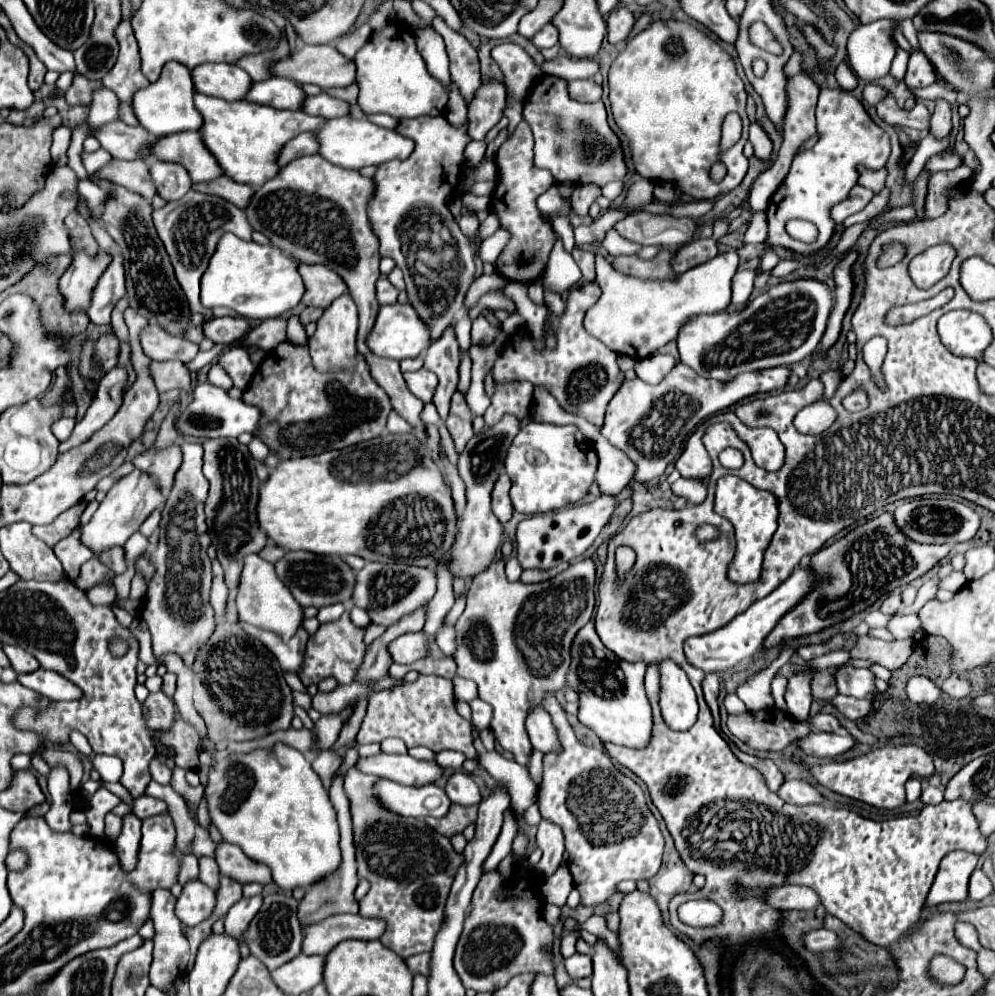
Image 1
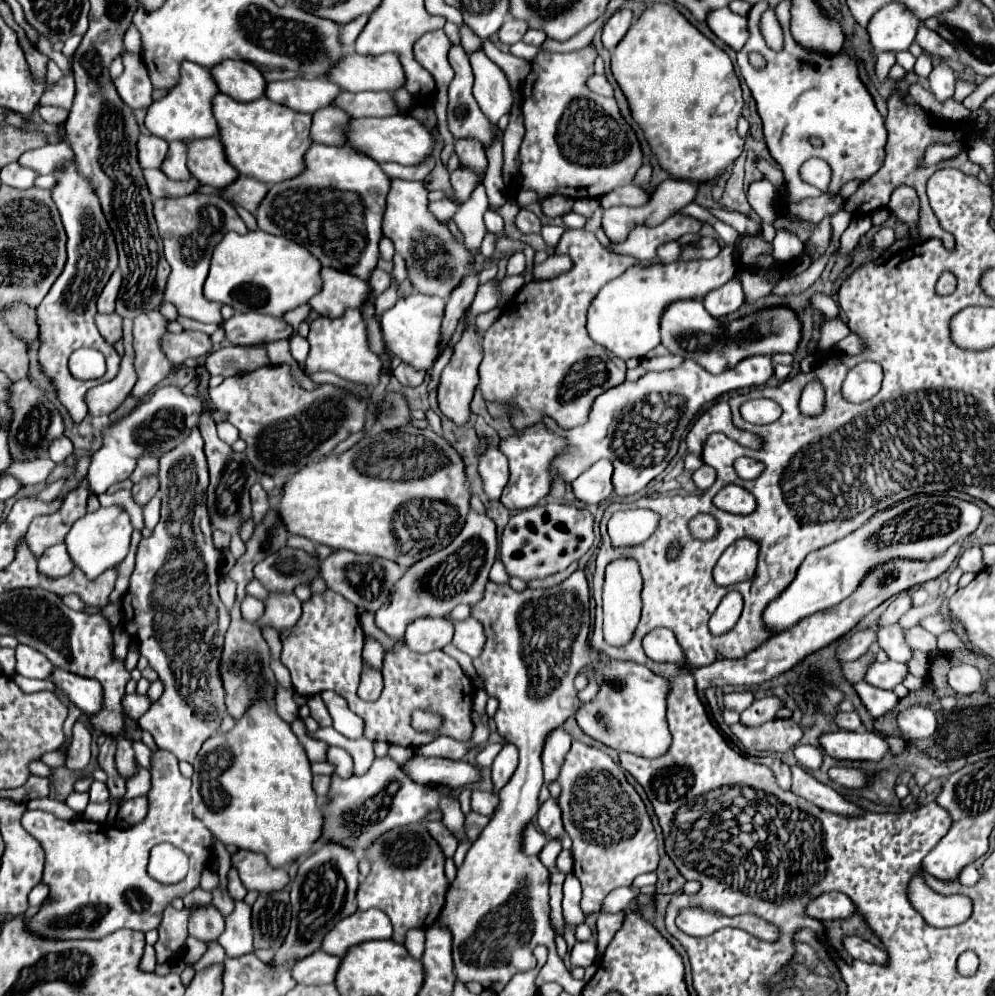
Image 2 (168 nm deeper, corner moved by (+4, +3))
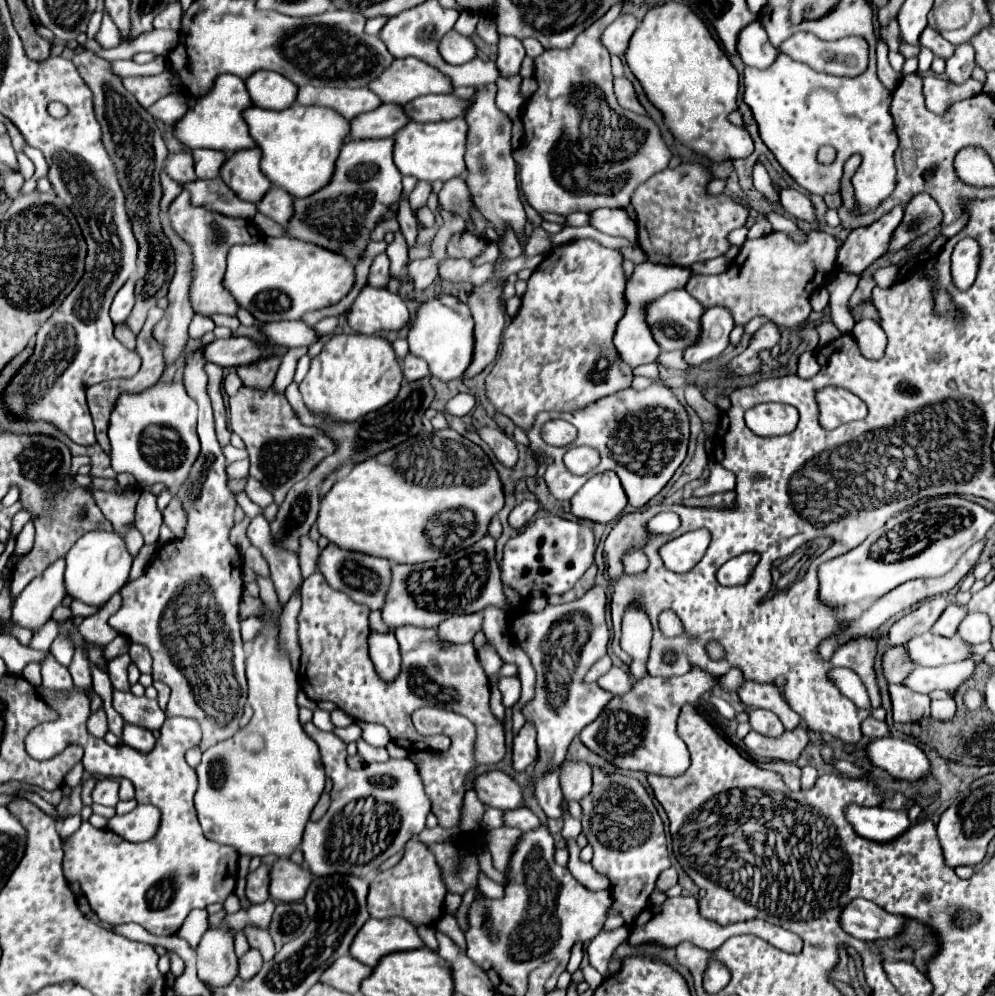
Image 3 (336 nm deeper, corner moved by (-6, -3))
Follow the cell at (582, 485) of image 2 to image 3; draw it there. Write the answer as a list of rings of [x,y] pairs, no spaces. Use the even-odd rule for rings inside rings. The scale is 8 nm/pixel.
[[[616,472],[592,476],[572,498],[572,514],[594,522],[612,522],[626,506],[626,494]]]

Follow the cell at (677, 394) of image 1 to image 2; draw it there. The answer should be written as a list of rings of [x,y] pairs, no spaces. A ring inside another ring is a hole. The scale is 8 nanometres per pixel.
[[[758,354],[754,358],[744,358],[738,366],[724,370],[722,374],[710,374],[708,370],[702,370],[698,362],[684,360],[674,370],[646,372],[638,382],[622,382],[594,400],[590,418],[582,426],[562,430],[550,416],[542,418],[546,430],[560,434],[562,440],[568,442],[564,452],[552,458],[552,470],[556,470],[564,482],[572,482],[596,460],[606,458],[614,466],[614,494],[632,496],[648,486],[648,482],[676,456],[686,426],[704,404],[714,402],[730,390],[760,386],[772,374],[770,358]]]

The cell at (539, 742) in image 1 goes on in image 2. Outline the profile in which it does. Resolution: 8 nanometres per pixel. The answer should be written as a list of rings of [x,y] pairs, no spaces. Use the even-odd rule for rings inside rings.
[[[562,728],[554,730],[554,732],[546,738],[544,752],[542,752],[542,762],[544,762],[544,786],[542,786],[542,790],[540,790],[540,802],[544,802],[546,798],[550,798],[548,786],[558,780],[558,774],[560,774],[560,768],[562,768],[562,762],[564,762],[568,750],[570,750],[570,744],[572,744],[572,738],[570,738],[568,732],[564,732]]]

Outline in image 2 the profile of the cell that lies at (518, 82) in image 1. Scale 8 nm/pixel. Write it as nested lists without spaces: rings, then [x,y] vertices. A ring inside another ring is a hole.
[[[466,24],[460,26],[460,42],[462,42],[462,48],[464,48],[468,54],[472,54],[474,50],[482,48],[482,40],[480,40]]]

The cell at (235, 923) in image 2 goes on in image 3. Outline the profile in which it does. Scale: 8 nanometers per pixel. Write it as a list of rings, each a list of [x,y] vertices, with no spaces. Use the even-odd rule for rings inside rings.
[[[250,948],[244,956],[238,958],[238,976],[244,980],[250,980],[262,966],[262,956],[256,948]]]

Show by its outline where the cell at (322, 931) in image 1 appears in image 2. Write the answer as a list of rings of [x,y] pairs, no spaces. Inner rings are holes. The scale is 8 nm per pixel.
[[[370,908],[366,912],[358,910],[352,916],[338,922],[322,942],[322,950],[328,954],[344,956],[350,946],[368,942],[368,940],[390,940],[392,938],[392,922],[390,918],[378,910]]]

